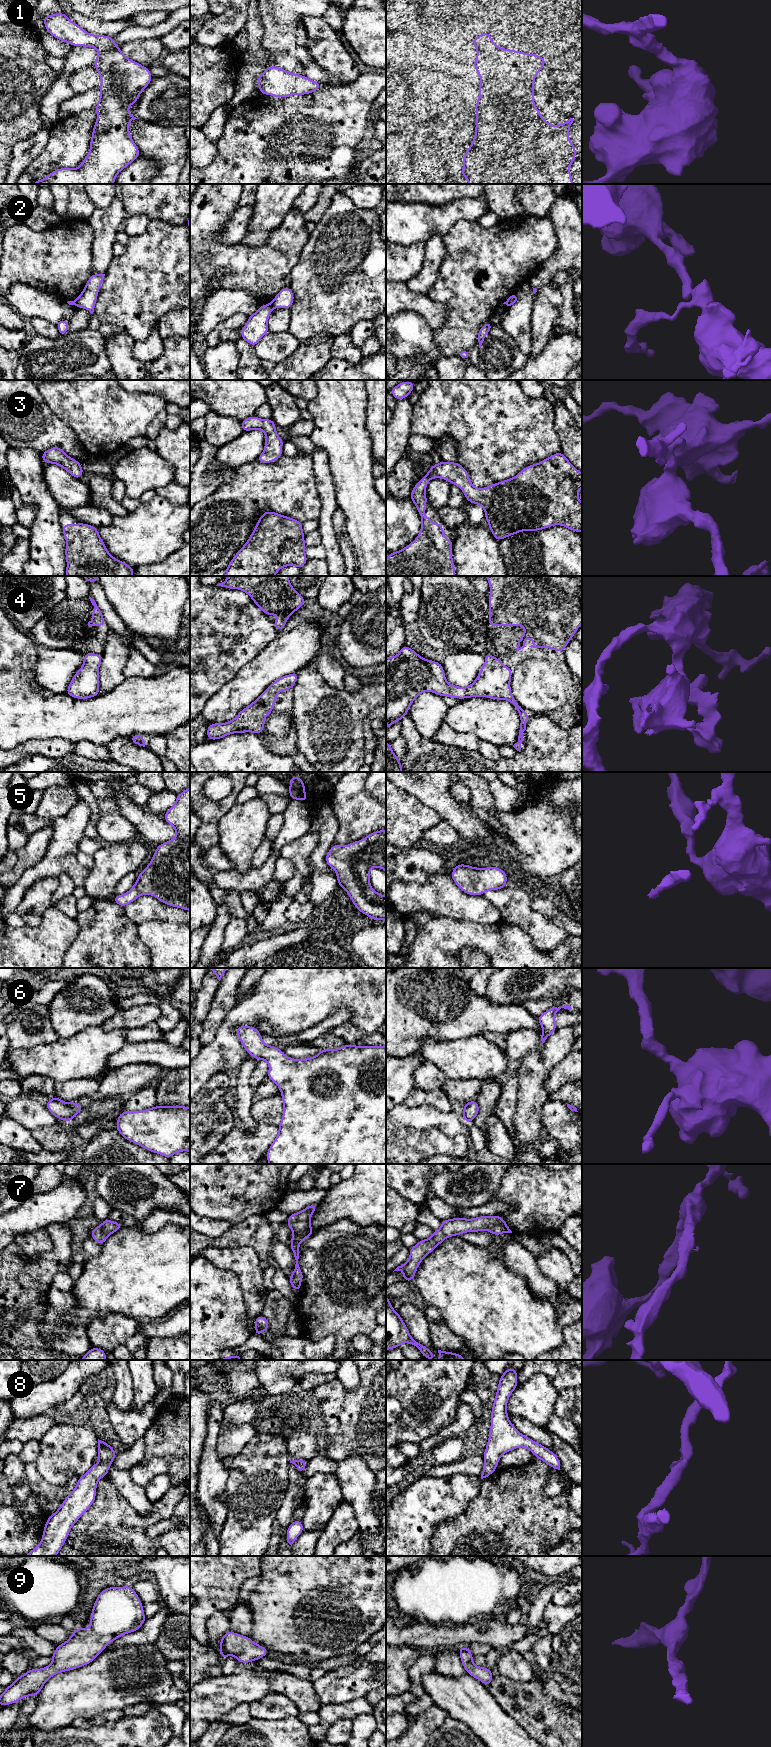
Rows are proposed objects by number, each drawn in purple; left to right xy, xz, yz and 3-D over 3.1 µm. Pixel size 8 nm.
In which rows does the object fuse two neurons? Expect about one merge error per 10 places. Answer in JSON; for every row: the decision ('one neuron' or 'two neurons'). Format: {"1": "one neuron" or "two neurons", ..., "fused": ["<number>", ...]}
{"1": "one neuron", "2": "two neurons", "3": "one neuron", "4": "one neuron", "5": "one neuron", "6": "one neuron", "7": "one neuron", "8": "one neuron", "9": "one neuron", "fused": ["2"]}

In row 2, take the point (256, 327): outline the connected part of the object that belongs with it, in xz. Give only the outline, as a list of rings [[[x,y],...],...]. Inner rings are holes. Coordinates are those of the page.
[[[264,304],[251,314],[240,332],[241,338],[253,347],[257,345],[261,338],[269,332],[267,323],[272,310],[271,304]]]

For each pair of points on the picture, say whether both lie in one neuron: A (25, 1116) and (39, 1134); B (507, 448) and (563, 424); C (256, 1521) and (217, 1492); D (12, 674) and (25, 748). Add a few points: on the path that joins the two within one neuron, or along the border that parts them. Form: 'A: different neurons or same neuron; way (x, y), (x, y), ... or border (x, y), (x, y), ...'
A: different neurons; border (55, 1123), (49, 1126), (37, 1127), (31, 1132)
B: different neurons; border (552, 405), (554, 430), (561, 450)
C: different neurons; border (228, 1472), (224, 1495)
D: different neurons; border (47, 738), (32, 738), (16, 745), (10, 750)

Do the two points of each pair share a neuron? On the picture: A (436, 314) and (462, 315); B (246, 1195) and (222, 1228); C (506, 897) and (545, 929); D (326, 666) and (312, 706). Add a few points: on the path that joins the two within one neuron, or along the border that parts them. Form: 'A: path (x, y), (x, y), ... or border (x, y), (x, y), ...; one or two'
A: border (431, 298), (447, 312), (435, 330); two
B: border (204, 1216), (210, 1219), (229, 1220), (235, 1224); two
C: path (515, 907), (535, 924); one
D: border (310, 662), (329, 686), (342, 689); two

